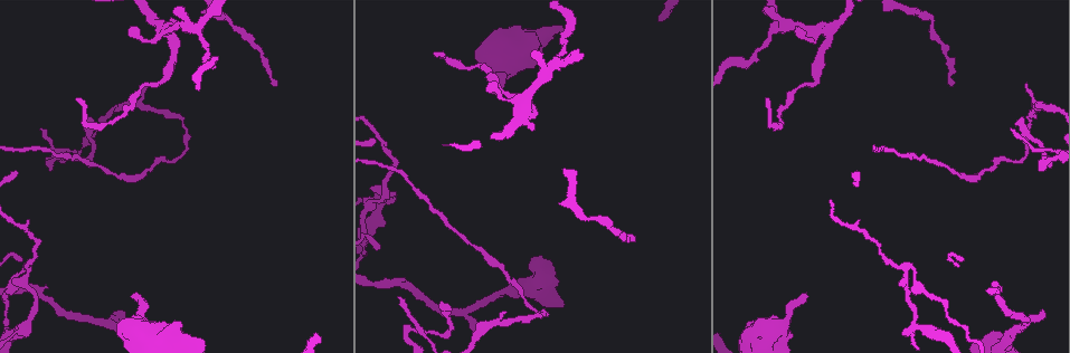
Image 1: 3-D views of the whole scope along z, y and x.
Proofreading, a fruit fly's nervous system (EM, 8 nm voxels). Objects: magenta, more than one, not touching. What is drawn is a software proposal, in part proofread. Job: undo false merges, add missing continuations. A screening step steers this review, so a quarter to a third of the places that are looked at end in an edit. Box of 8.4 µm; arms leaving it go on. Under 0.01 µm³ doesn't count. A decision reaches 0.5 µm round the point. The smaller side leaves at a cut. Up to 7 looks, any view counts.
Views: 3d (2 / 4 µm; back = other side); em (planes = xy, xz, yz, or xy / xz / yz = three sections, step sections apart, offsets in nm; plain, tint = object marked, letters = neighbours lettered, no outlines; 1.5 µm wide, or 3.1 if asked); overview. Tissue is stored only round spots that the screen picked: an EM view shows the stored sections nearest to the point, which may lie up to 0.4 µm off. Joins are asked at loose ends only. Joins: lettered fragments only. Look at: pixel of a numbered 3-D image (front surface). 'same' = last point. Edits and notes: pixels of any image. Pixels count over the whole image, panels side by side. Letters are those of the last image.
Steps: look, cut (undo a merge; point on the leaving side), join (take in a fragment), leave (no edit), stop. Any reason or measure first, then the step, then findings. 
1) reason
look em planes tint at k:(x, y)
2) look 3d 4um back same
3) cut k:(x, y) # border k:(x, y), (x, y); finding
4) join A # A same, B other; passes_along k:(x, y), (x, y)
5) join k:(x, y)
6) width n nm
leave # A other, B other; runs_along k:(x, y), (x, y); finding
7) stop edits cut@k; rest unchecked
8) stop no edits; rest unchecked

branch stops here
look 3d 4um at 1:(133, 297)

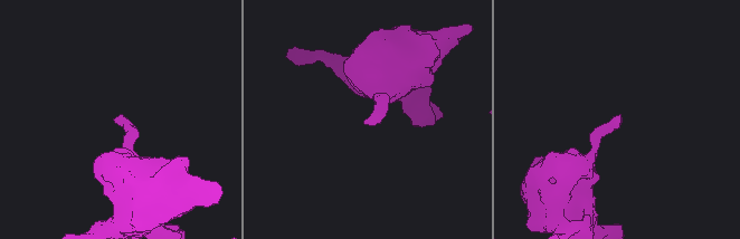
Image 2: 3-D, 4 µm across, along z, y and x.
shape alone is not enough
look em planes letters at 2:(366, 124)

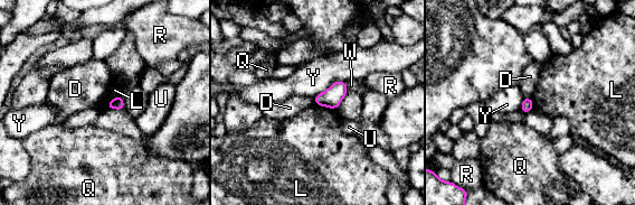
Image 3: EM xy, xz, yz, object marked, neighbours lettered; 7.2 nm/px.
leave # D other, L other, Q other, R other, U other, W other, Y other; border 3:(315, 103), (335, 110); none of them fits

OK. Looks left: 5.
look em yz step 4 letters at 1:(1040, 312)

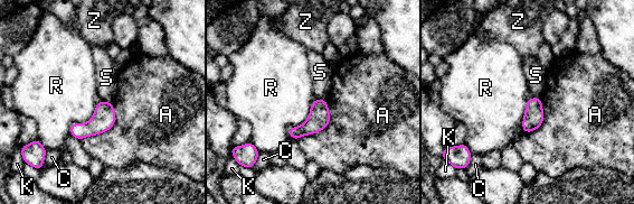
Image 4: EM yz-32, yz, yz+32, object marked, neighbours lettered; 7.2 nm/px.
leave # A other, C other, K other, R other, S other, Z other; border 4:(313, 101), (287, 129), (293, 139); no lettered fragment goes on from it

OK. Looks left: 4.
look 3d 4um at 1:(176, 162)

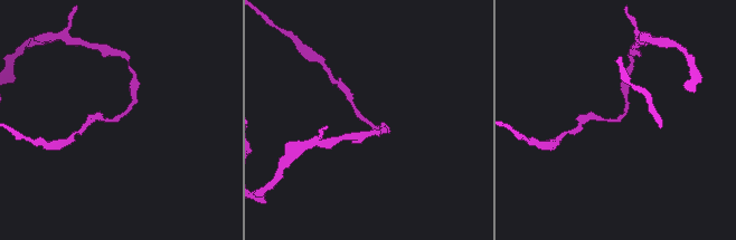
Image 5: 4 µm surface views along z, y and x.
look em xz step 4 tint at 5:(618, 120)

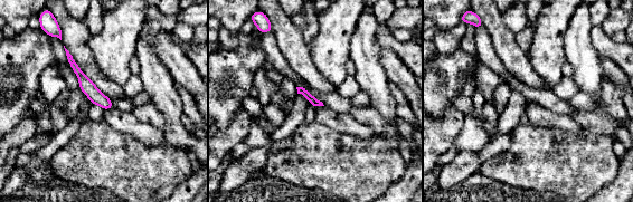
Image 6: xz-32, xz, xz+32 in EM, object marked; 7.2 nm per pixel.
cut it another way
look em planes letters same

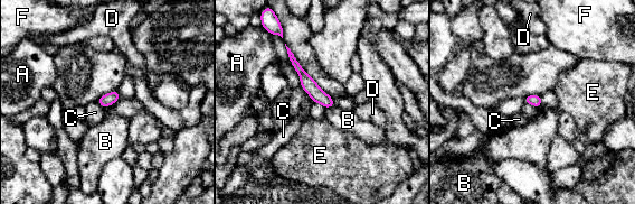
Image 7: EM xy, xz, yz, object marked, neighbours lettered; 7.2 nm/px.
width 80 nm
leave # A other, B other, C other, D other, E other, F other; runs_along 7:(293, 59), (306, 82), (330, 104); all the same cell

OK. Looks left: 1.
stop no edits; rest unchecked

